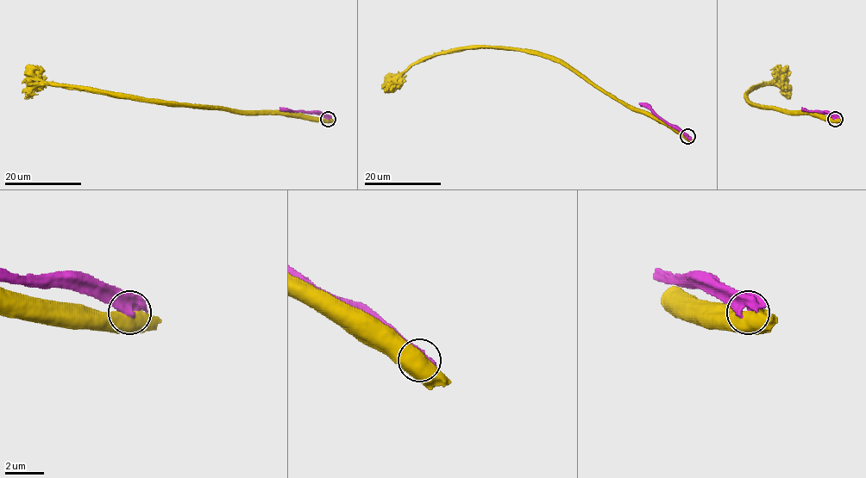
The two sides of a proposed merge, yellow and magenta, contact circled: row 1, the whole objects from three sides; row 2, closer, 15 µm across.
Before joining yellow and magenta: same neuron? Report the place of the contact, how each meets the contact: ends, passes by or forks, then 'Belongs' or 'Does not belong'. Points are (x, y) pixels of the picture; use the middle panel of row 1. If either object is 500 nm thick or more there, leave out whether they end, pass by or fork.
Place: (687, 136). Does not belong

